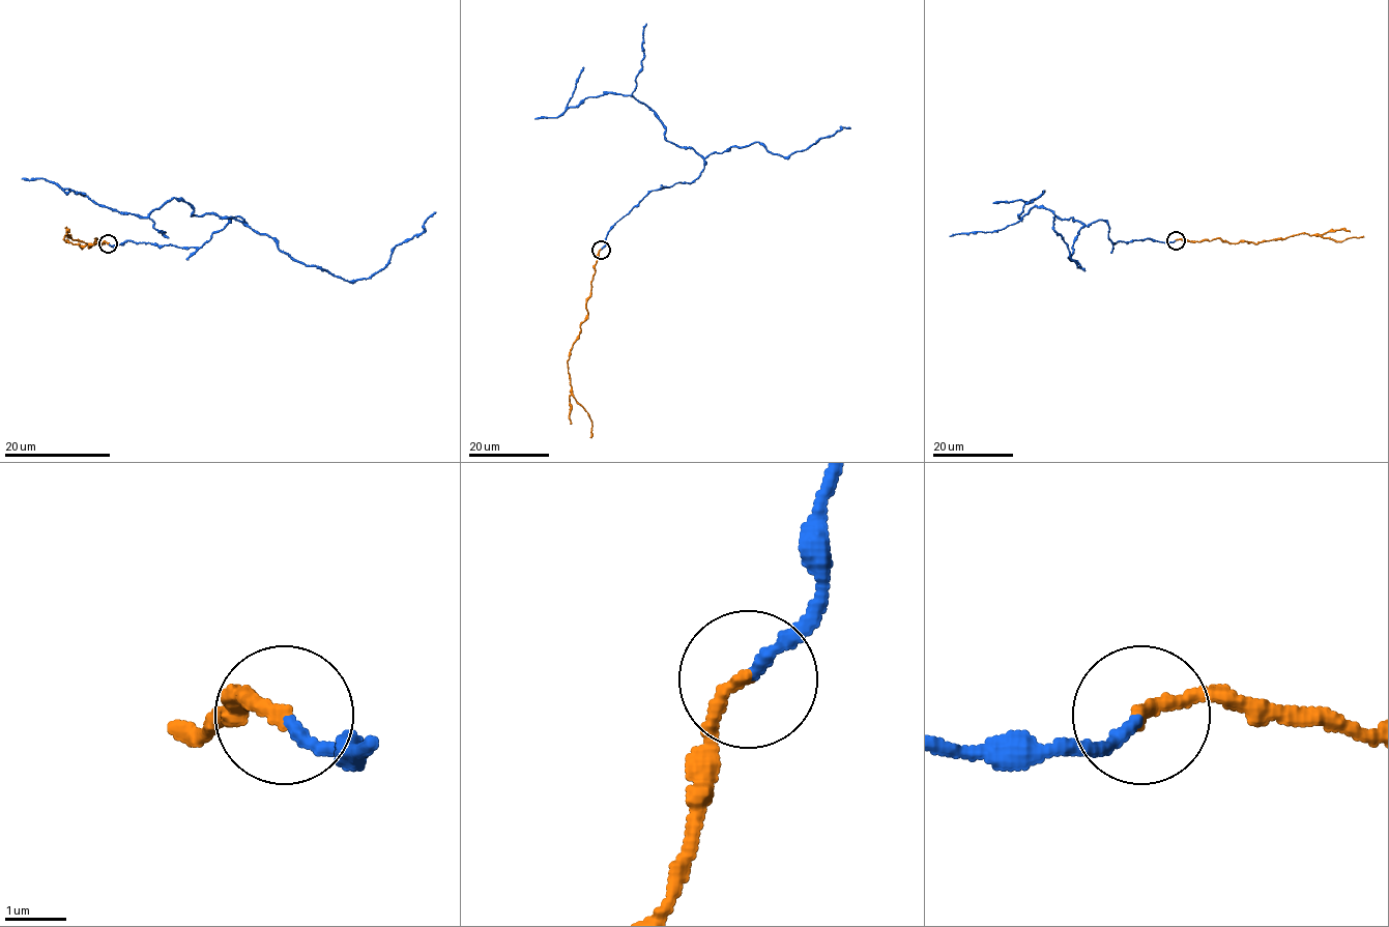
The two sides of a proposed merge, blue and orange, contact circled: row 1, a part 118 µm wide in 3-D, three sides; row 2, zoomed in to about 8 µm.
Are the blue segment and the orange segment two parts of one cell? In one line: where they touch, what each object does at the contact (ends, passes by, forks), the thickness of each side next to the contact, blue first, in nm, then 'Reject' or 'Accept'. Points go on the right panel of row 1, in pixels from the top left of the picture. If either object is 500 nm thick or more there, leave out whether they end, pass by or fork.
Place: (1176, 240). At the ring blue ends. At the ring orange ends. Thickness 190 nm (blue) against 240 nm. Accept

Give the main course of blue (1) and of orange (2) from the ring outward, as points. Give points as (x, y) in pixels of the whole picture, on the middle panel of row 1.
1: (601, 250), (650, 192), (691, 183), (703, 160), (666, 140), (660, 118), (629, 95), (568, 108), (582, 67)
2: (601, 250), (586, 302), (588, 317), (580, 326), (567, 361), (572, 396), (589, 415), (590, 438)

